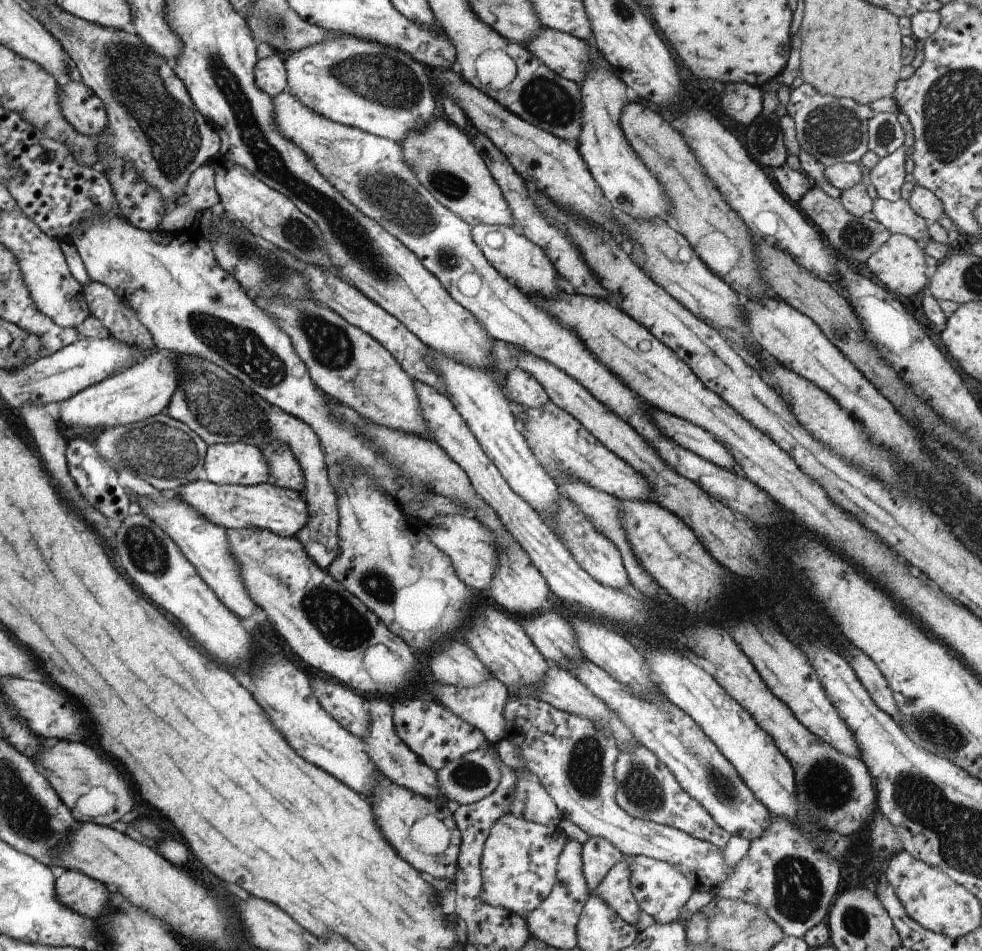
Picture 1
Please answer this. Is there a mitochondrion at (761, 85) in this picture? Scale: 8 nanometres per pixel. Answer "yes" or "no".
no

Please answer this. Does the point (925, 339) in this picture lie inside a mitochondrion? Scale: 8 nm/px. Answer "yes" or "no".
no

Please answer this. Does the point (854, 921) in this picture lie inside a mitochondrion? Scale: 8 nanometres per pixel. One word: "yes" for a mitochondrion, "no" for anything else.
yes

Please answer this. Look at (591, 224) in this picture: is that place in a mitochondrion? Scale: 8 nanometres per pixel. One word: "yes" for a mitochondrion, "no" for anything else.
no

